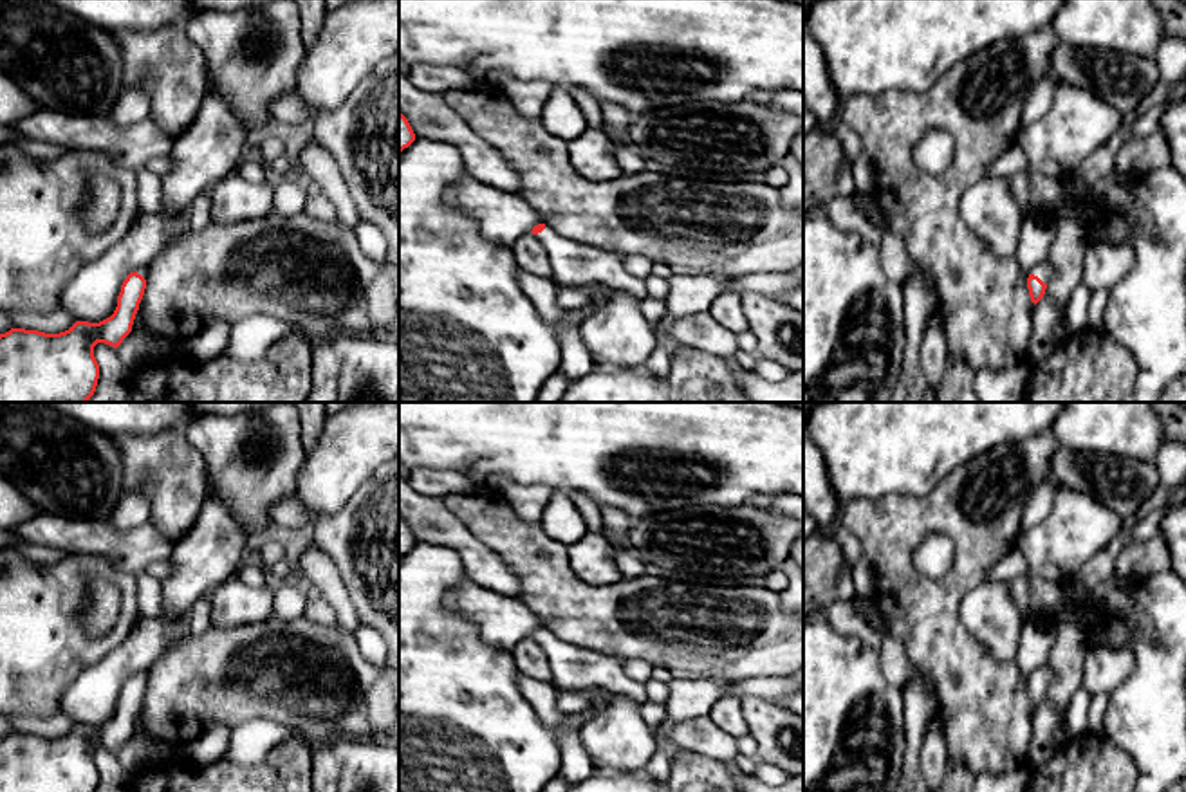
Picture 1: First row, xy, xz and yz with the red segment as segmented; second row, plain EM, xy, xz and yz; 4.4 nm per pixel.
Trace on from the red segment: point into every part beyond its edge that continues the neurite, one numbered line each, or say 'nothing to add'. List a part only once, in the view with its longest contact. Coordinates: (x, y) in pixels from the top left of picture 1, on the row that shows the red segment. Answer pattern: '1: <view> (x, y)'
1: yz (1044, 271)

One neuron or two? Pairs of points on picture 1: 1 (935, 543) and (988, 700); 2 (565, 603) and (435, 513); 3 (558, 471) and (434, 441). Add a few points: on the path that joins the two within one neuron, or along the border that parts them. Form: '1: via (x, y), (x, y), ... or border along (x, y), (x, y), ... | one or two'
1: border along (941, 533), (952, 545), (952, 565), (930, 580) | two
2: border along (472, 531), (518, 578), (518, 598) | two
3: via (528, 441), (464, 441) | one

